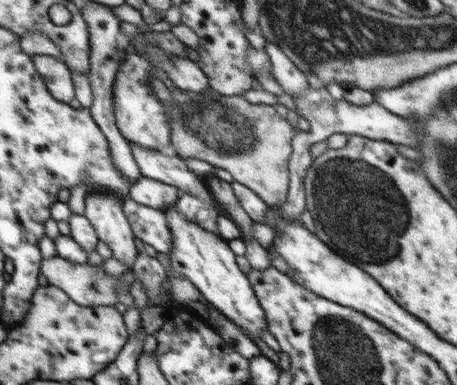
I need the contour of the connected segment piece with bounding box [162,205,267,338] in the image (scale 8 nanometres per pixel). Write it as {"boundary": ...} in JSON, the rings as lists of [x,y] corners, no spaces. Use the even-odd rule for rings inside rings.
{"boundary":[[[175,206],[162,210],[173,232],[173,250],[168,252],[172,270],[195,284],[202,296],[225,317],[259,338],[260,333],[267,330],[266,313],[258,300],[254,284],[237,265],[237,256],[232,252],[229,240],[186,220],[185,216],[176,212]]]}

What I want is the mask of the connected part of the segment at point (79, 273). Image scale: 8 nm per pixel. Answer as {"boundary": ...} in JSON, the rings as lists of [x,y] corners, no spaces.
{"boundary":[[[54,255],[50,258],[41,257],[40,271],[50,285],[56,286],[67,293],[79,305],[87,307],[113,306],[118,302],[116,286],[120,285],[122,275],[112,277],[105,273],[101,266],[86,263],[70,262],[65,258]]]}

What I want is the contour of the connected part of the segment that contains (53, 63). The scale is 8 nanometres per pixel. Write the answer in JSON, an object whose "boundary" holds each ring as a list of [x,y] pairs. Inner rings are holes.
{"boundary":[[[36,55],[32,60],[52,96],[64,104],[70,103],[75,98],[75,87],[67,65],[46,55]]]}

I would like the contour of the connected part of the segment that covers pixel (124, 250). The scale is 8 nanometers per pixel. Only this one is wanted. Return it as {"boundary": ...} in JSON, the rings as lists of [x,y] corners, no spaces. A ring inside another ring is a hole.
{"boundary":[[[88,190],[84,216],[92,222],[97,236],[112,250],[112,256],[132,267],[138,259],[132,225],[125,216],[125,202],[114,194]]]}

